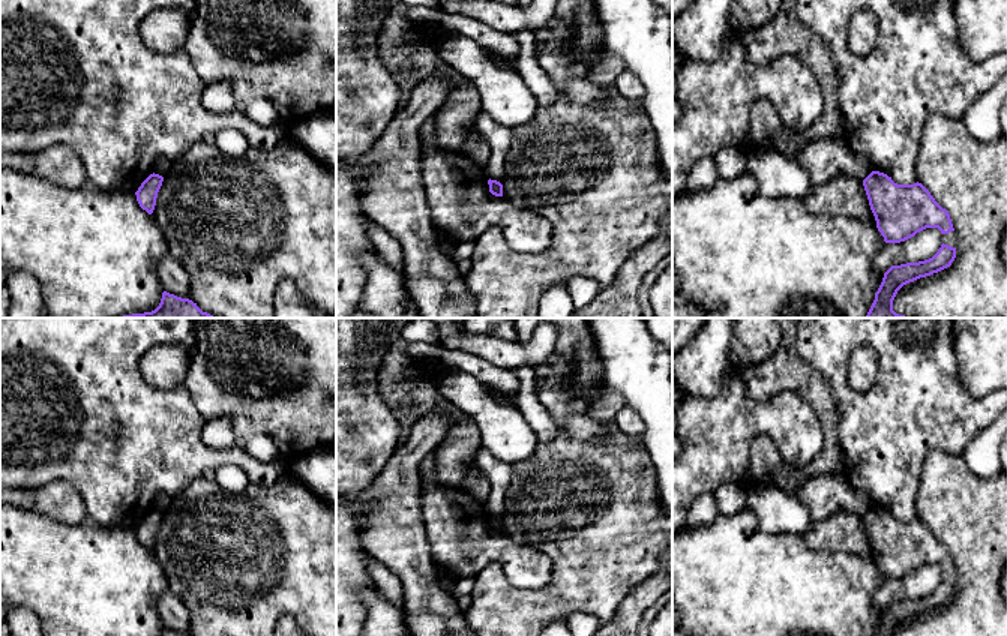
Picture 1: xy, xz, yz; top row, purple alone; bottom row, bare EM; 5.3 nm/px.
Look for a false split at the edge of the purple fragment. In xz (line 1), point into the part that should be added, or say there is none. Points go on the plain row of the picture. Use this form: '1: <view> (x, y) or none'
1: none

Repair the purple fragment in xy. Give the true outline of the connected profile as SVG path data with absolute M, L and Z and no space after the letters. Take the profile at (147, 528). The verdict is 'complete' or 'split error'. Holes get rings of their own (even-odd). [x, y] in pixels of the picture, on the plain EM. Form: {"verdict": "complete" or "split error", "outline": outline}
{"verdict": "complete", "outline": "M150 510L135 528L137 537L143 546L149 550L153 549L156 542L158 528L162 522L164 513L159 510Z"}

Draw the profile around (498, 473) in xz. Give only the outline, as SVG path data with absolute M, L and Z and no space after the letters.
M480 447L474 458L474 466L489 480L491 490L485 508L488 514L501 519L504 513L506 490L512 478L512 464L494 456Z

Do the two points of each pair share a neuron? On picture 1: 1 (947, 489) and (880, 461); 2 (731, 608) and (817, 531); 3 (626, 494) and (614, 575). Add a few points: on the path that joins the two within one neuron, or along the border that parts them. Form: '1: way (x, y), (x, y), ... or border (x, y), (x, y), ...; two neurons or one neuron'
1: border (941, 449), (934, 449), (923, 462), (917, 513); two neurons
2: border (802, 536), (815, 551), (839, 554); two neurons
3: way (614, 513), (614, 555); one neuron

